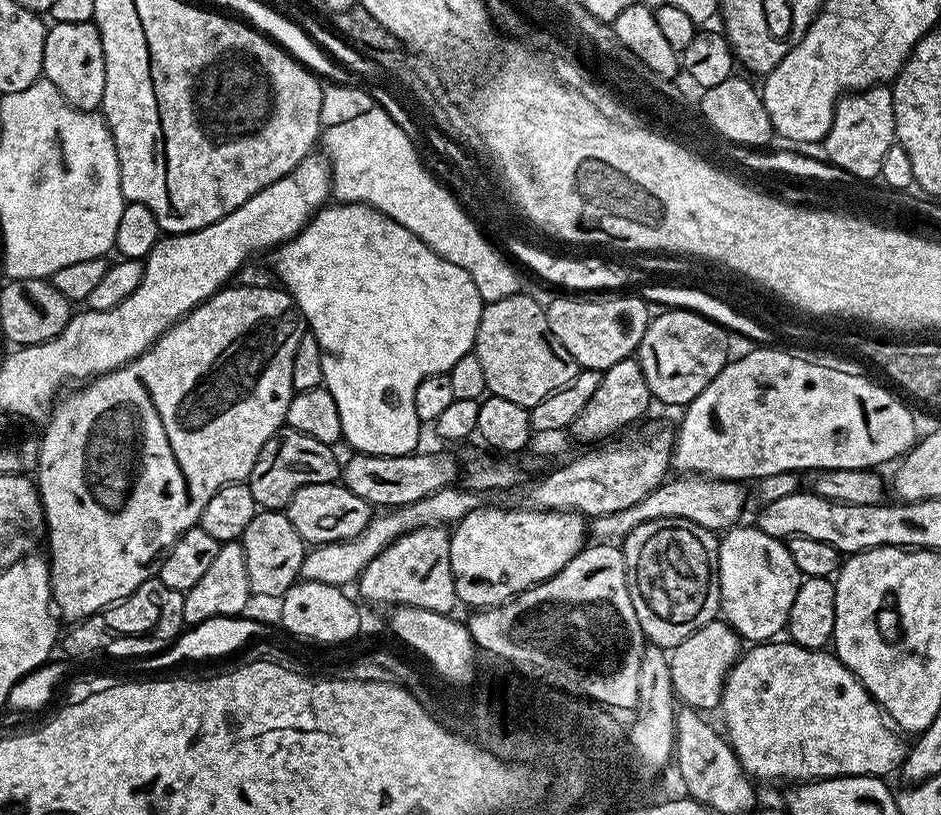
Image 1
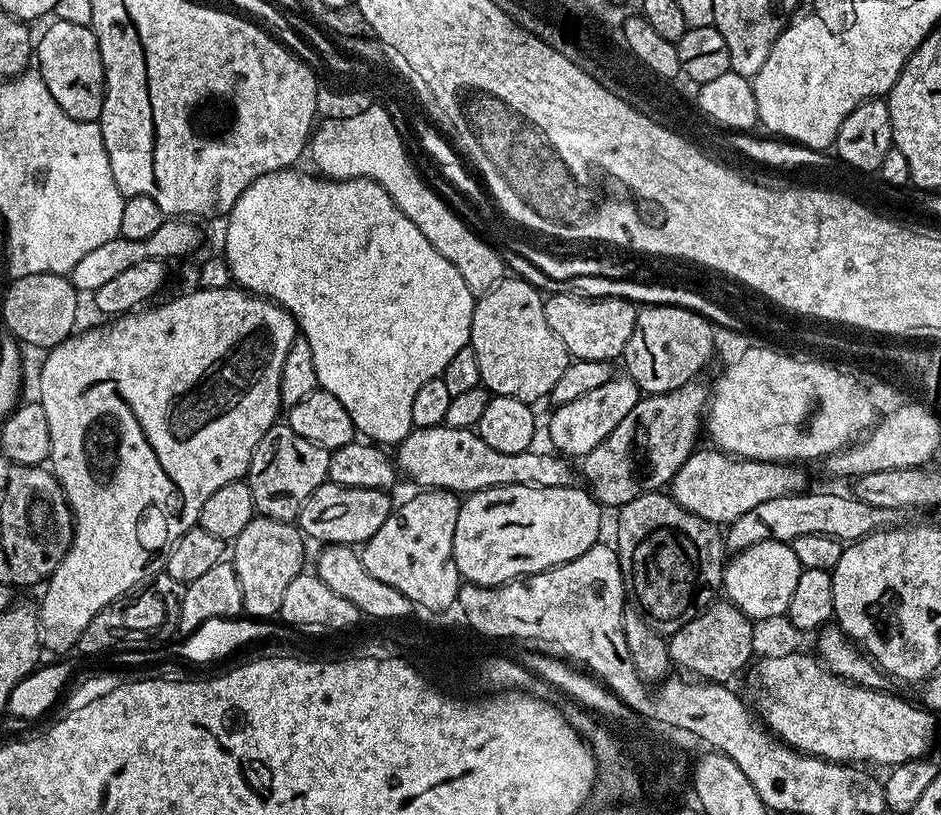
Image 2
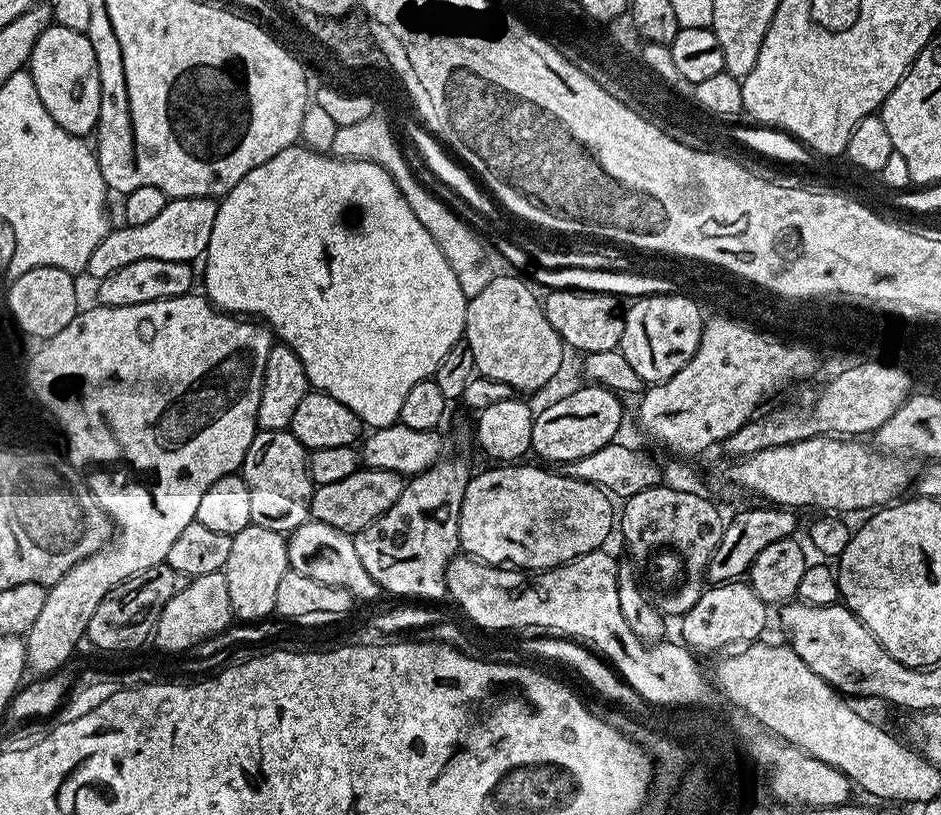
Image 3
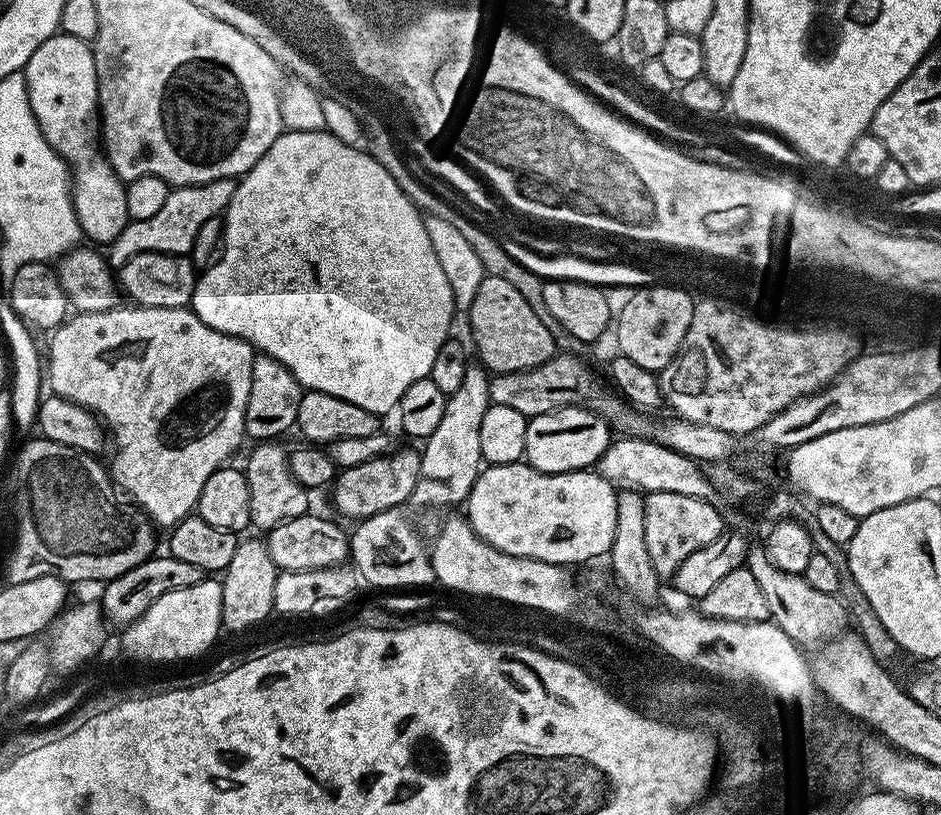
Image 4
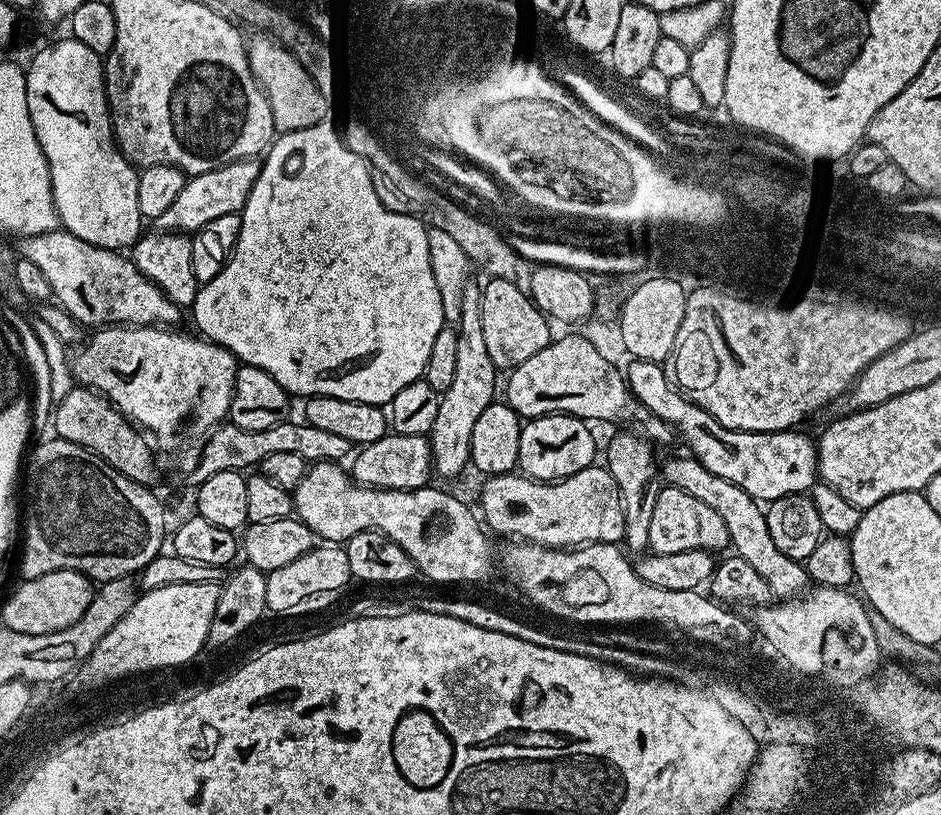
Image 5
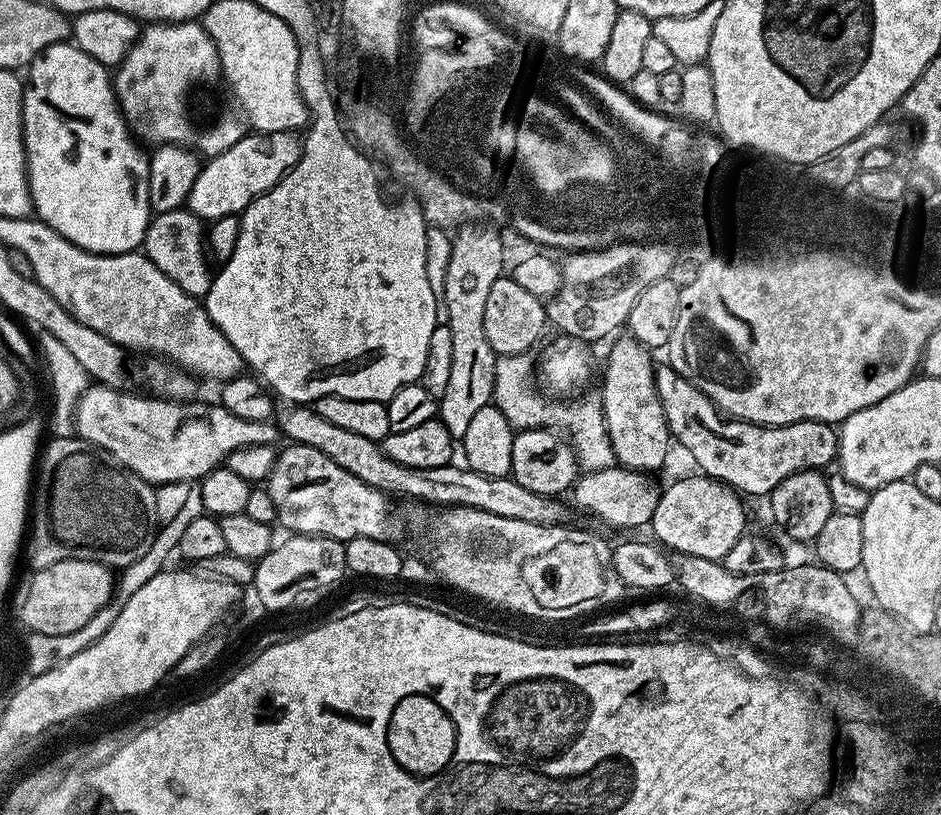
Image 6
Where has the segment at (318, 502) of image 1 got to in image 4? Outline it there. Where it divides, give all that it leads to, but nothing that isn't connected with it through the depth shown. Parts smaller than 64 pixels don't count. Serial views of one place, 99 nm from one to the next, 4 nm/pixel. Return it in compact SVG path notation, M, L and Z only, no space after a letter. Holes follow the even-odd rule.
M400 448L383 452L378 458L370 458L370 462L362 462L362 466L350 466L343 469L337 475L331 485L332 504L351 522L359 522L368 516L379 512L390 512L399 509L400 504L407 505L414 494L414 486L418 486L418 474L420 473L420 452L412 448Z

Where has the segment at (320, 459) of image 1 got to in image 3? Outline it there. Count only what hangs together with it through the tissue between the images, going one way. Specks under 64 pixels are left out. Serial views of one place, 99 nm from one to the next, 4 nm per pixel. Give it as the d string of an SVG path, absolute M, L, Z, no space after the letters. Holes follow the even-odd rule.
M289 429L257 431L254 442L250 442L250 450L246 450L242 469L244 481L250 490L252 523L266 526L266 530L287 534L309 520L314 491L309 459L309 449L304 448Z

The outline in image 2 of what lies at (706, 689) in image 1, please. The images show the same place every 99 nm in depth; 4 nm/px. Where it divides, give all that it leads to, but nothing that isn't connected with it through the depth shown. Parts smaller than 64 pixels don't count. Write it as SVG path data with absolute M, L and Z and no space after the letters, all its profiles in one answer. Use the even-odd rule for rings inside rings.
M720 598L702 609L686 626L667 637L668 658L673 665L685 668L685 673L704 682L728 682L753 659L751 646L753 621L738 606Z

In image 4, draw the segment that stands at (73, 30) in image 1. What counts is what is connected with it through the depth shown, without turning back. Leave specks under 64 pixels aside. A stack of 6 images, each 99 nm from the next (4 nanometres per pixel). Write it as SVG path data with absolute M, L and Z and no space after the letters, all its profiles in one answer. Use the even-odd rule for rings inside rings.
M51 36L30 58L23 73L34 118L50 146L68 164L74 177L72 201L78 214L80 231L100 246L112 243L128 225L125 181L110 166L102 151L100 95L96 63L89 41L73 36Z

